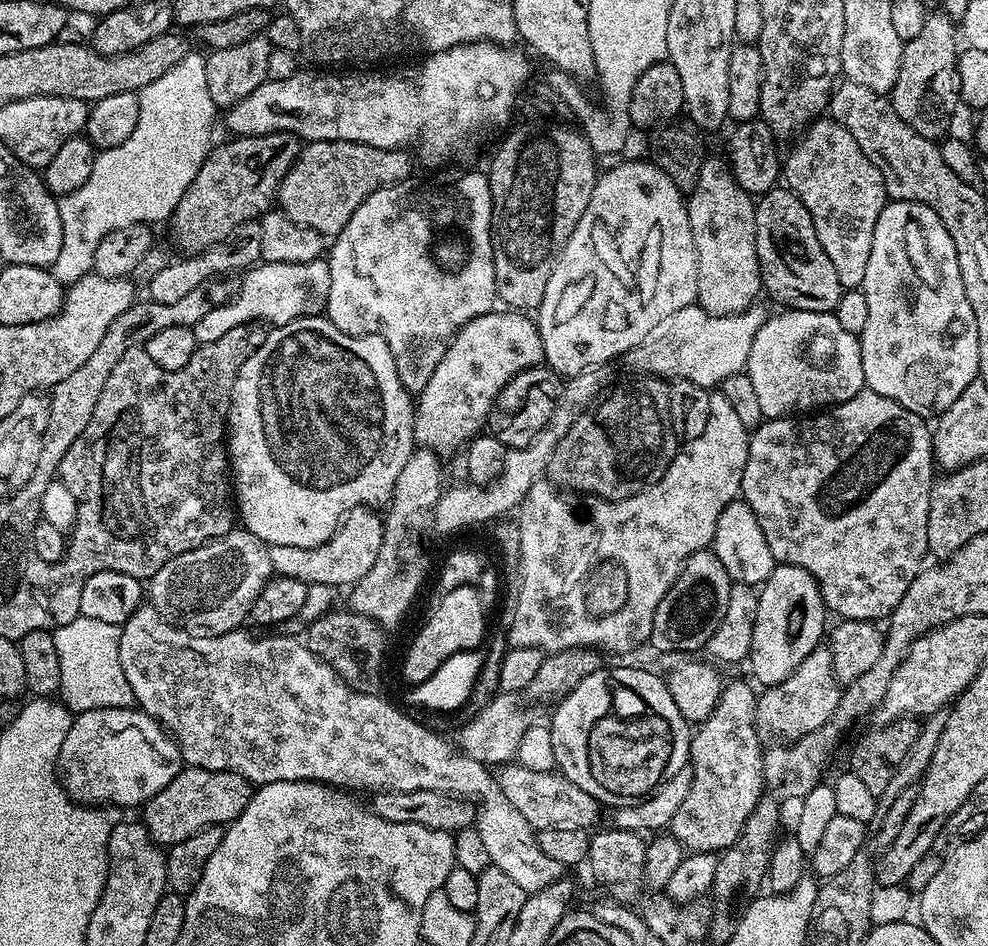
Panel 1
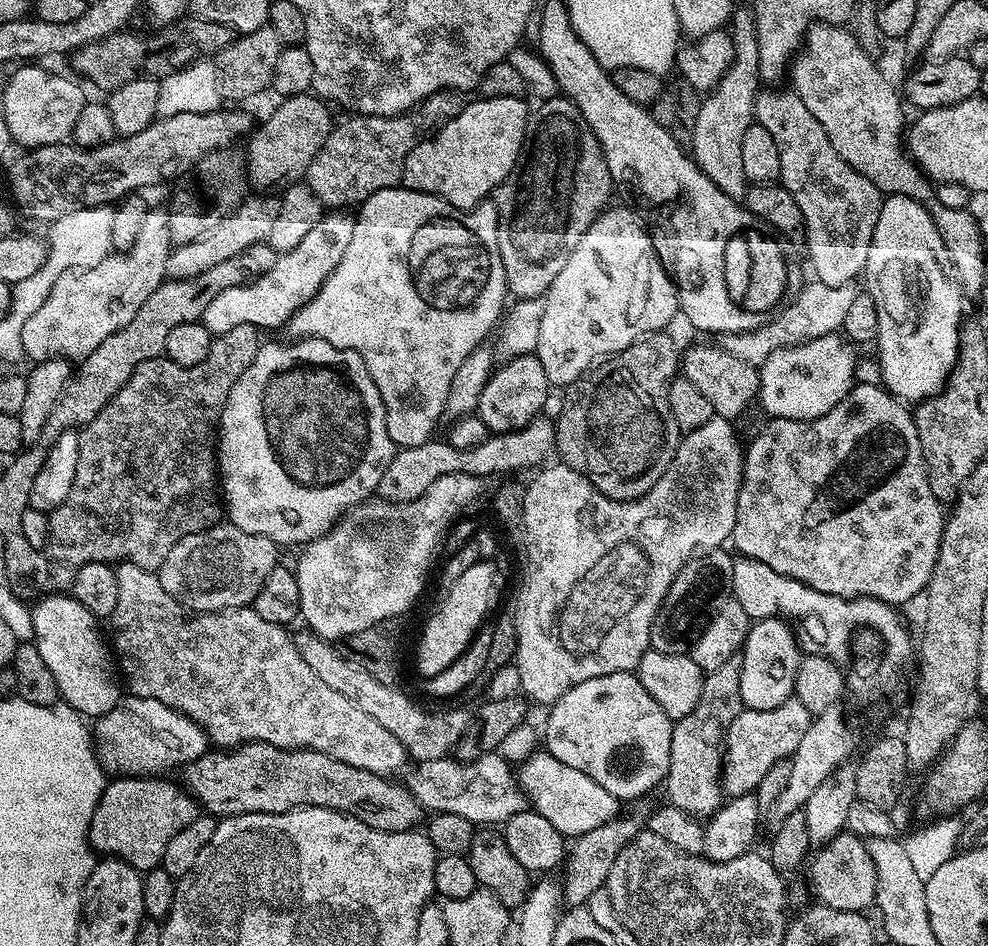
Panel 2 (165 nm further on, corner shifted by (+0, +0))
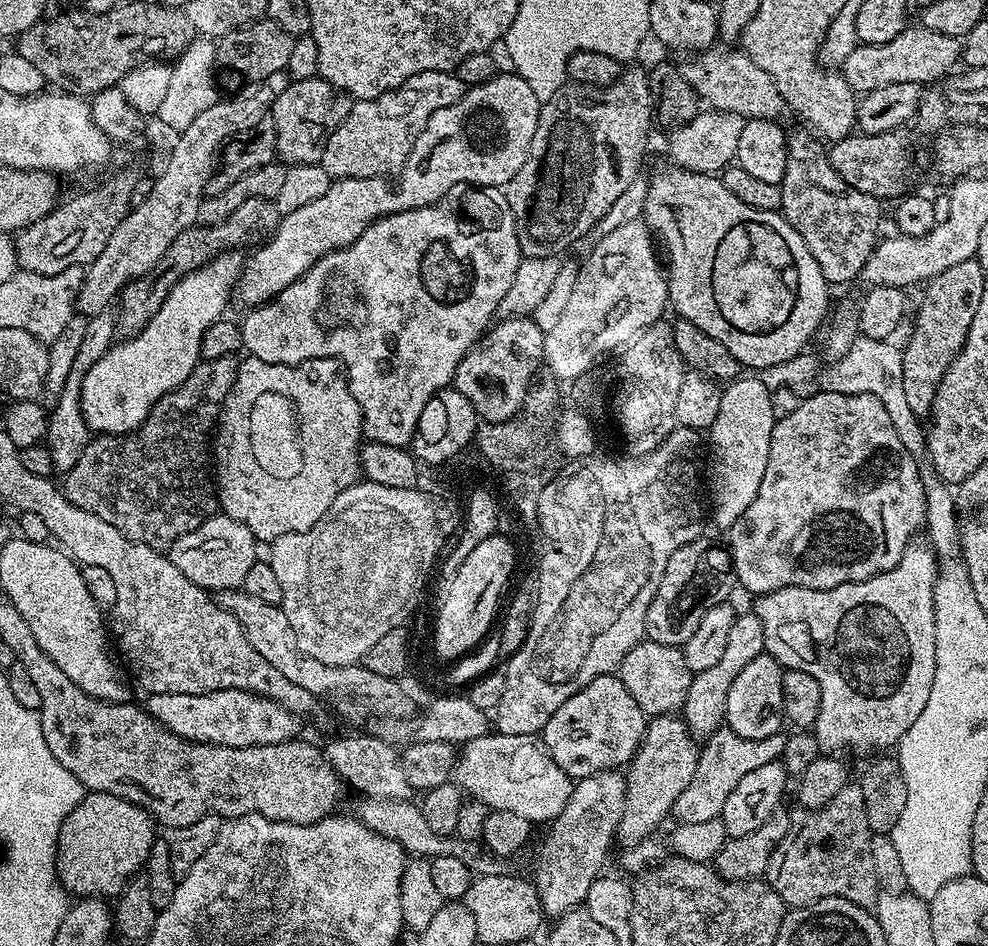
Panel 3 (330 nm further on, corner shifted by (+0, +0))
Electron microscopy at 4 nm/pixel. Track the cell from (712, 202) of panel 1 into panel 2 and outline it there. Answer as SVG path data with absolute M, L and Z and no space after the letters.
M733 11L730 21L730 35L734 42L734 62L730 70L718 82L718 86L700 101L696 121L690 125L692 148L690 155L696 164L722 190L735 200L743 201L750 187L746 170L742 170L742 138L754 122L754 105L762 88L758 70L758 38L756 37L756 17L751 11Z

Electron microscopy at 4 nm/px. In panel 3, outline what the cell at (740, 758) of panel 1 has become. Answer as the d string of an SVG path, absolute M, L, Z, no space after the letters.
M741 611L737 615L734 627L730 629L730 635L719 662L713 668L695 673L690 682L690 690L686 694L686 702L682 709L682 719L697 741L707 740L722 727L725 723L726 694L730 694L730 682L734 682L734 678L742 674L743 668L748 663L754 662L754 658L763 655L765 650L762 622L756 617L755 611Z

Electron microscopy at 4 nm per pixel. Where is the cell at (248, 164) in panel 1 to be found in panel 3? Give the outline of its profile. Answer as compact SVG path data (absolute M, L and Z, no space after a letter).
M319 75L289 82L286 90L282 90L282 94L278 94L278 98L272 103L270 113L278 134L277 157L288 166L319 164L322 150L326 150L328 135L340 125L346 114L350 114L353 103L351 96L338 91L330 82L320 79Z

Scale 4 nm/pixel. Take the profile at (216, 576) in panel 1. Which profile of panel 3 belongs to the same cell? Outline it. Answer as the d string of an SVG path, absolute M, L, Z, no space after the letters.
M223 514L210 517L202 526L178 537L166 555L169 560L190 578L199 588L212 594L243 589L246 573L258 559L258 541L252 531L242 522Z

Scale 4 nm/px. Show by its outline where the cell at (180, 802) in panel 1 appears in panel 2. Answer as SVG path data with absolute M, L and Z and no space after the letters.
M120 776L105 783L92 821L88 823L88 843L97 853L111 853L113 857L134 866L141 874L152 871L163 861L166 842L202 815L193 793L179 783L171 784L164 779L168 778Z

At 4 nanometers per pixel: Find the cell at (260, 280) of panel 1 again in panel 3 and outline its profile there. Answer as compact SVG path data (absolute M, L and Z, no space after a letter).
M496 74L492 79L469 87L464 97L457 104L438 110L426 122L426 130L418 134L418 142L414 142L414 150L410 150L410 158L398 173L396 185L391 179L378 178L346 178L333 179L330 190L299 210L283 213L275 232L259 245L253 256L249 255L244 262L240 281L236 283L235 295L247 306L259 306L273 300L290 282L302 278L310 266L314 266L326 254L336 252L340 248L350 246L375 220L383 216L392 216L395 212L405 212L411 208L431 208L439 205L440 199L451 188L461 186L479 186L481 188L500 188L518 174L522 162L526 162L526 154L530 150L530 142L534 139L534 130L538 130L538 114L541 101L534 98L534 90L530 90L530 82L515 74Z

